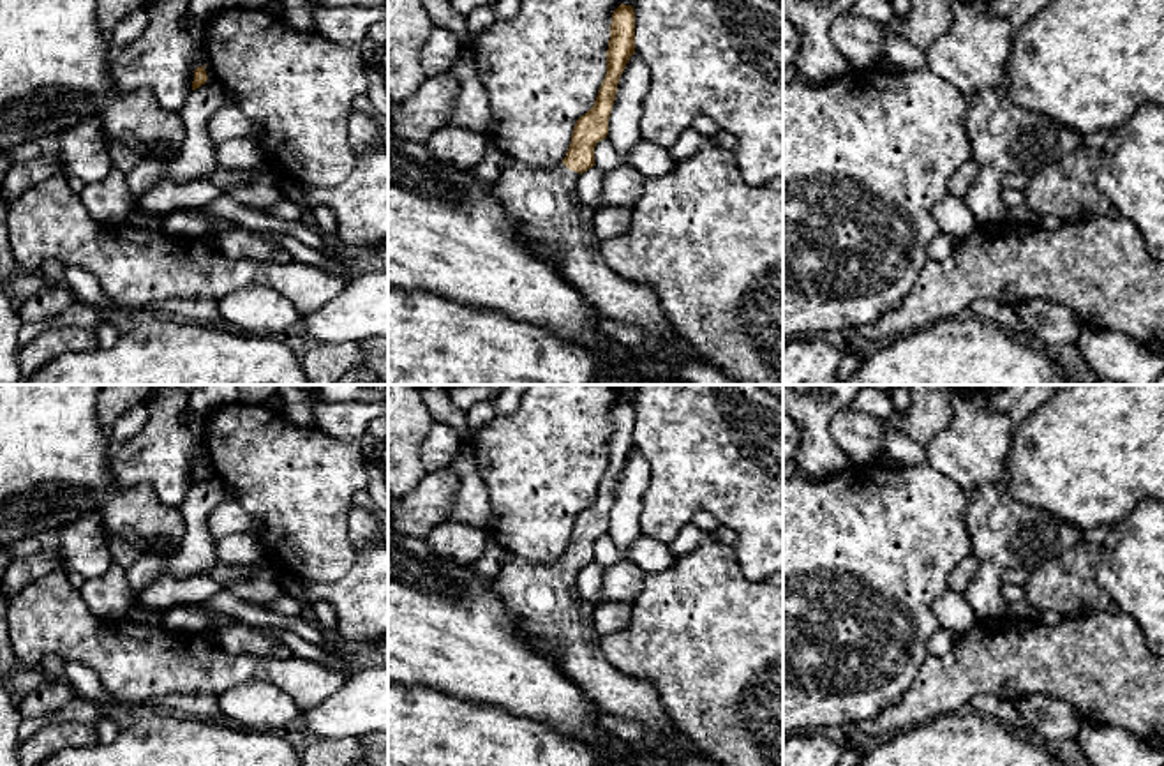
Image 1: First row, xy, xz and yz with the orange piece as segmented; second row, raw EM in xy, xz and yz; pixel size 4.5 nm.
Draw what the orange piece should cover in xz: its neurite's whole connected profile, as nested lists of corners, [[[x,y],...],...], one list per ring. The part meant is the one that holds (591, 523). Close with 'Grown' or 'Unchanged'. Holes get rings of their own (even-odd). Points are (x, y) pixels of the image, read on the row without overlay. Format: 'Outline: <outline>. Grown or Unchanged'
Outline: [[[621,399],[612,409],[607,469],[594,501],[582,510],[571,529],[566,552],[545,568],[506,554],[494,591],[517,618],[527,642],[547,655],[603,711],[637,720],[645,727],[642,745],[672,766],[720,766],[675,748],[667,732],[675,729],[656,687],[617,671],[603,655],[596,630],[596,605],[577,588],[578,572],[594,561],[594,542],[608,529],[608,514],[619,473],[635,448],[635,408]]]. Grown

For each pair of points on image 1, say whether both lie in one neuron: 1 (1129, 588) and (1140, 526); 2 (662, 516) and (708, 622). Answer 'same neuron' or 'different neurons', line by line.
1: same neuron
2: different neurons

